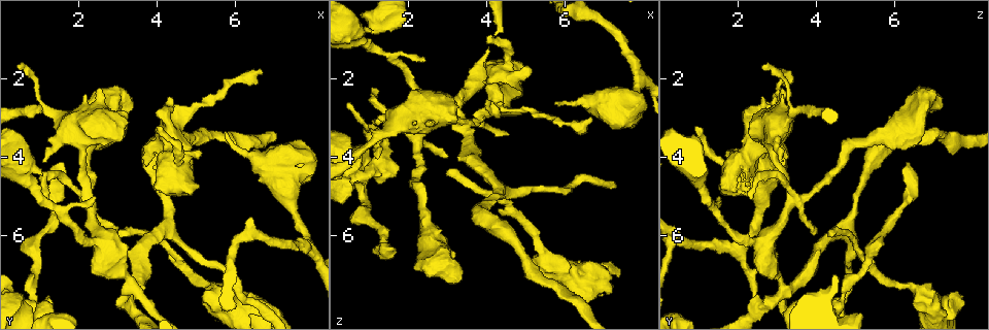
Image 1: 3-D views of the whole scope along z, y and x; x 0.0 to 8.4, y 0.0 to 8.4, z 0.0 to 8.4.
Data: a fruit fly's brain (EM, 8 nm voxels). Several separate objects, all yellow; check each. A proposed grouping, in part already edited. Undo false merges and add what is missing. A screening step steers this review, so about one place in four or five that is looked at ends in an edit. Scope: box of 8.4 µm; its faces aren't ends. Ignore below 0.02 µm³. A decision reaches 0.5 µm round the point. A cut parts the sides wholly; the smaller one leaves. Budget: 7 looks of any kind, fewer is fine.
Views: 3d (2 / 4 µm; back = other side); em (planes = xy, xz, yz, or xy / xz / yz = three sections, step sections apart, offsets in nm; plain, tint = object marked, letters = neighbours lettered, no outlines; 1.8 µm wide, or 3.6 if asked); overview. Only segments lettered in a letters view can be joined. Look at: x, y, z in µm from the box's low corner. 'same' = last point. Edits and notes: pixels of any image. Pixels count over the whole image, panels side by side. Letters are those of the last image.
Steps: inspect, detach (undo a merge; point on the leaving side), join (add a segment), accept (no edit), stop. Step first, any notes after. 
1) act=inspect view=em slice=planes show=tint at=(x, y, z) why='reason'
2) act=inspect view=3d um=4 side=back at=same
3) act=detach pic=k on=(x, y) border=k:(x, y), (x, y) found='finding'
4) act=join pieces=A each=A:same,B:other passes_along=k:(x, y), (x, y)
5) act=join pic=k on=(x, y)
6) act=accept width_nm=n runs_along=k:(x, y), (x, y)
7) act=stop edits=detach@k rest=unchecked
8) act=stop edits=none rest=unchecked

act=inspect view=em slice=planes show=letters at=(3.30, 7.35, 3.20) why='four-way junction'

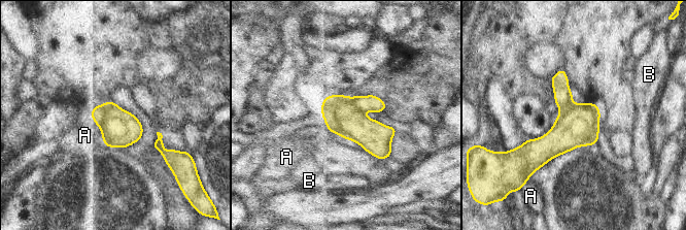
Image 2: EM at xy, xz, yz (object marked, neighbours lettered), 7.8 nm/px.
act=detach pic=2 on=(343, 118) width_nm=300 each=A:other,B:other border=2:(350, 98), (363, 111) found='a second neuron is stuck on'

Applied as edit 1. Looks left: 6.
act=inspect view=overview

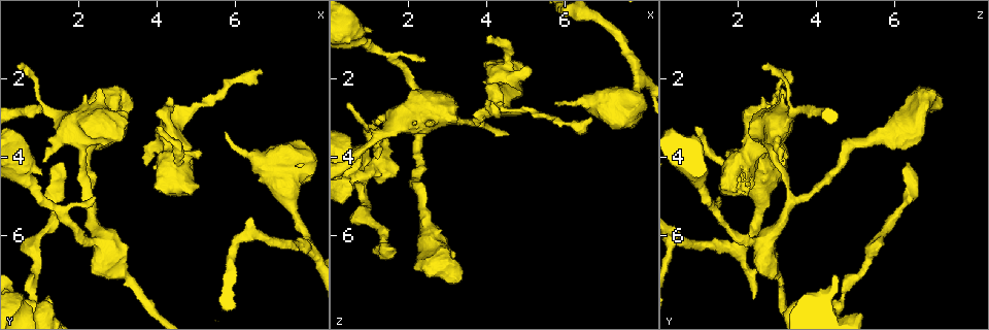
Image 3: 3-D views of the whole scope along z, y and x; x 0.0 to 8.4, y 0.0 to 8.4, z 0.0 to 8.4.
act=inspect view=3d um=4 at=(1.60, 4.15, 6.35) why='stops while still wide'

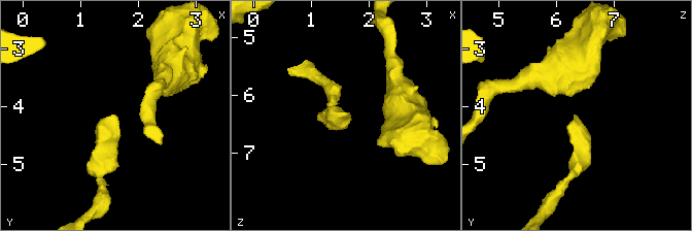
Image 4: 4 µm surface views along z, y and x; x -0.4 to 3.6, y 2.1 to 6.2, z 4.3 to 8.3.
act=inspect view=em slice=yz step=16 show=tint at=(1.65, 4.15, 6.30)

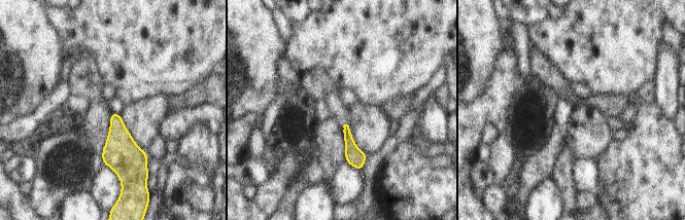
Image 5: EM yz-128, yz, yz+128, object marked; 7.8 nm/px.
act=inspect view=em slice=planes show=letters at=same

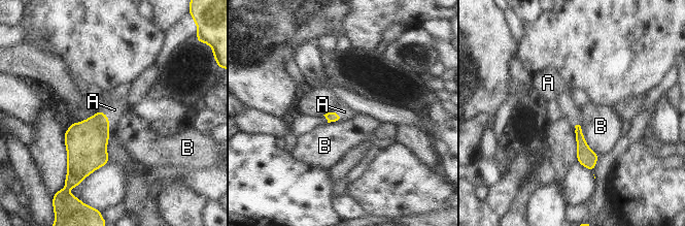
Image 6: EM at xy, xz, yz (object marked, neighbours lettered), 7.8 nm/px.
act=join pic=6 on=(114, 109) each=A:same,B:other found='it goes on there'

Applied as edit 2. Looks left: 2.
act=stop edits=detach@2,join@6 rest=unchecked

